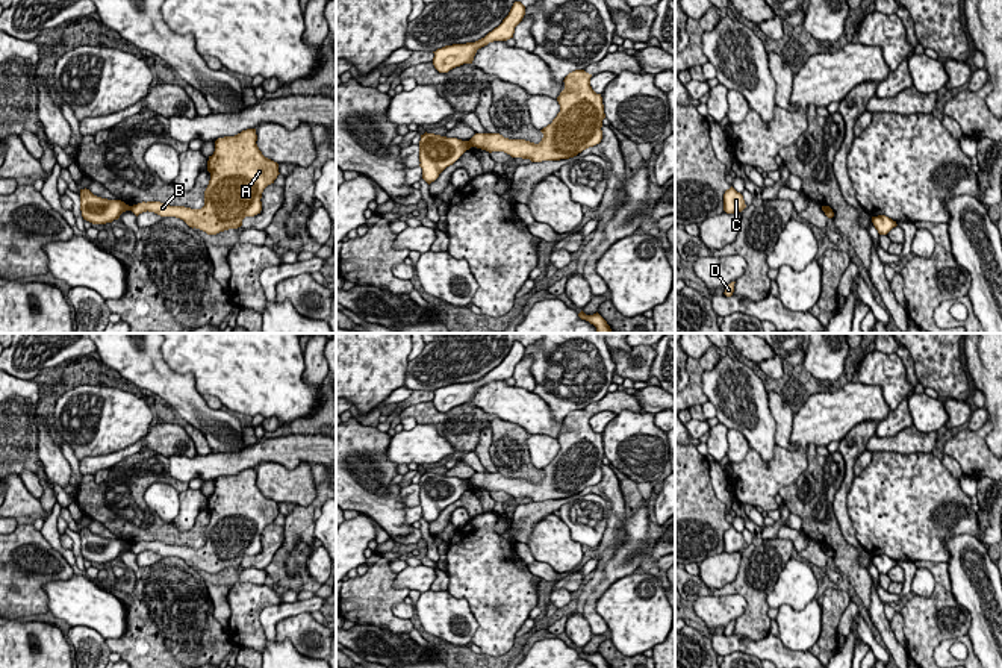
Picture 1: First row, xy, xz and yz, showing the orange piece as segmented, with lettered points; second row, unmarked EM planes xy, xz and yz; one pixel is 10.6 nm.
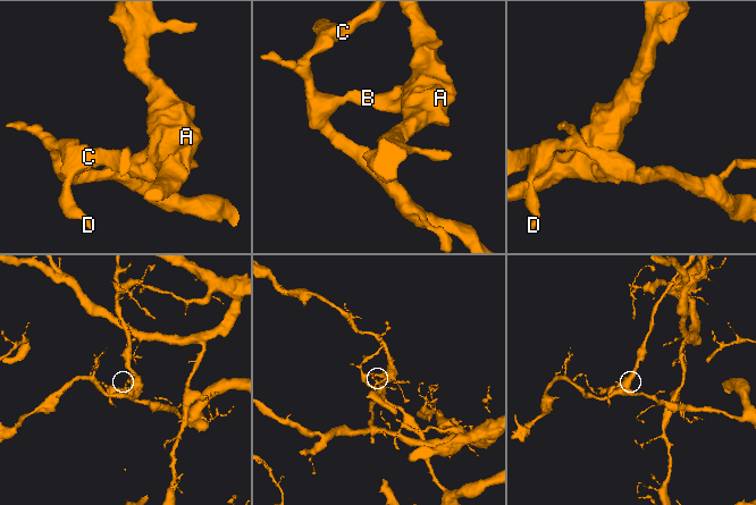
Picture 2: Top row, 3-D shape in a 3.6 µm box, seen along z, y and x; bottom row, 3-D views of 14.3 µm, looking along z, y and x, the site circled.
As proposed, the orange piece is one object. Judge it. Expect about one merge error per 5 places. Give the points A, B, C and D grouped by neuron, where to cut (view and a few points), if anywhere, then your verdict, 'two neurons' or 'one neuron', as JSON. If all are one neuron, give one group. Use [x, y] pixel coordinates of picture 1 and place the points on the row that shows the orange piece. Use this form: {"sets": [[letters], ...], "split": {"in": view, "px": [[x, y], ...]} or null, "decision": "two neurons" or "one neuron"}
{"sets": [["A", "B"], ["C", "D"]], "split": {"in": "xz", "px": [[468, 141], [472, 146]]}, "decision": "two neurons"}

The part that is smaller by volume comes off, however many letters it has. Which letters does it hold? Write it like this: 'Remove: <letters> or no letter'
Remove: A, B

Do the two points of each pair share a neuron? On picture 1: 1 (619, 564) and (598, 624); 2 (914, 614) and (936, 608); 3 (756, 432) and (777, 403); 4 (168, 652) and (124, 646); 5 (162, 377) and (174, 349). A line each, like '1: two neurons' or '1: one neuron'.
1: one neuron
2: one neuron
3: two neurons
4: one neuron
5: two neurons

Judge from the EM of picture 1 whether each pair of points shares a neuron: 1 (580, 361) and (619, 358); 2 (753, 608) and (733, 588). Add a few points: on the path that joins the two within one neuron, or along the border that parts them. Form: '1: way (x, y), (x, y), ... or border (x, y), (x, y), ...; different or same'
1: border (609, 349), (615, 371); different
2: way (753, 602), (739, 588); same

